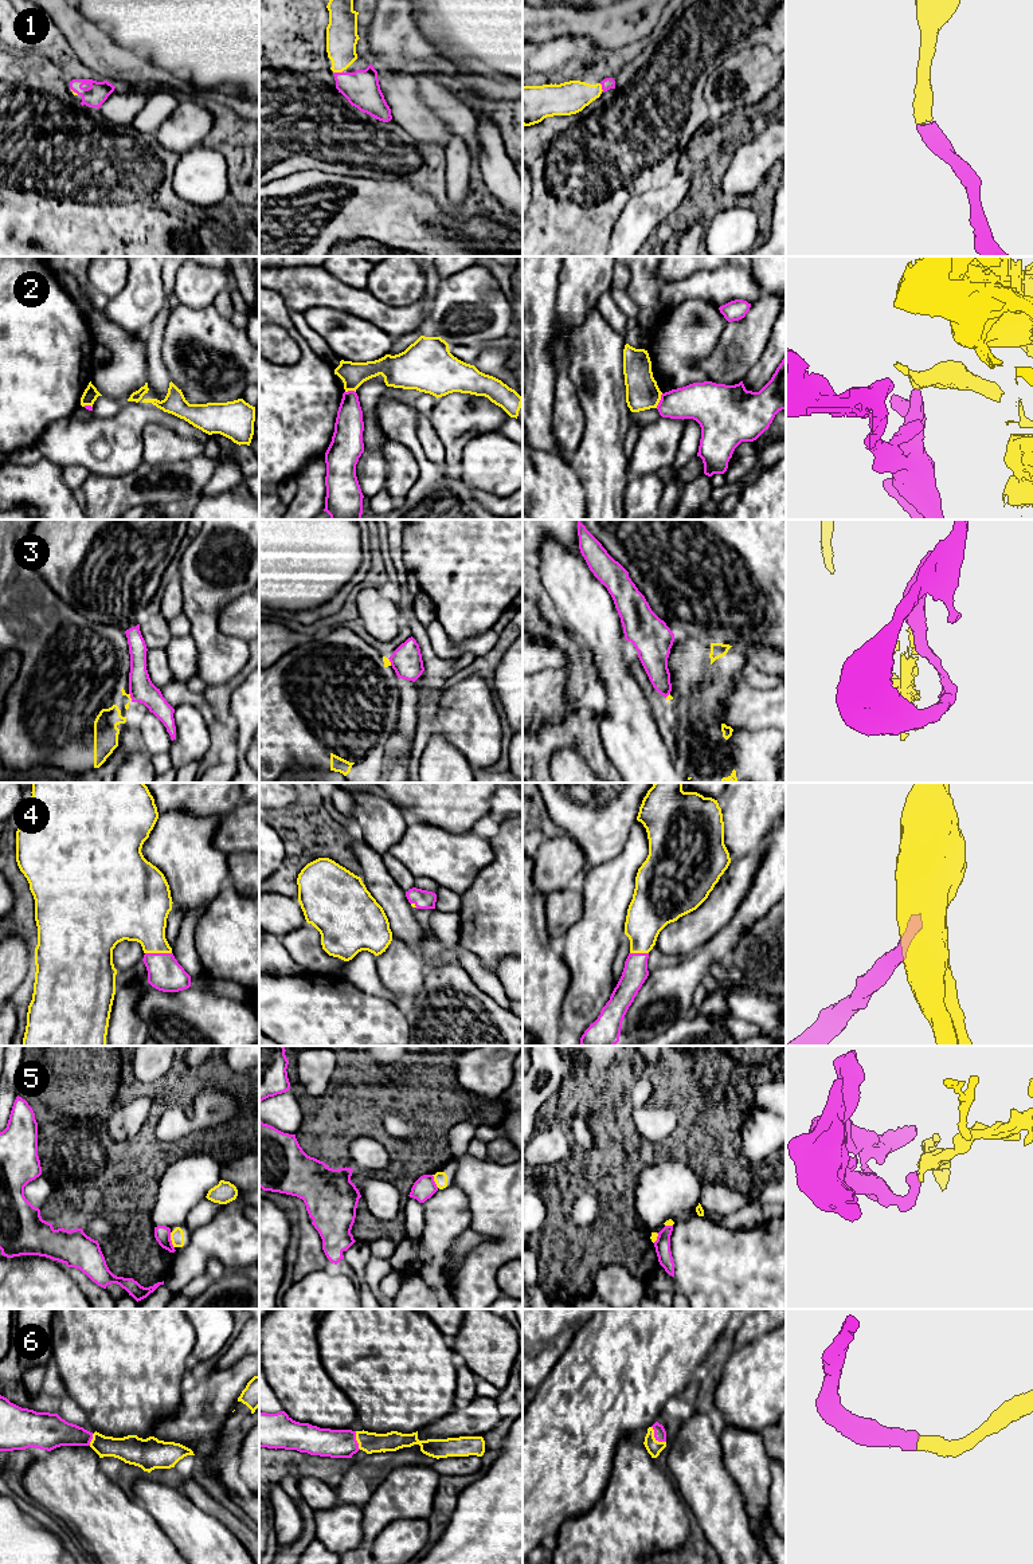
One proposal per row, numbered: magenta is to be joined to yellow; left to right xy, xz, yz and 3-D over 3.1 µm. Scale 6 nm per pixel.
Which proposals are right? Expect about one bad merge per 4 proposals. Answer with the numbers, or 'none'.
1, 4, 6

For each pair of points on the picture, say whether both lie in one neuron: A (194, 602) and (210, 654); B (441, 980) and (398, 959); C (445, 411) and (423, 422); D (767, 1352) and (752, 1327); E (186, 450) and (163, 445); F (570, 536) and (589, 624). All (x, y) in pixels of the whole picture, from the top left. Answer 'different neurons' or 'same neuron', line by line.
A: same neuron
B: different neurons
C: different neurons
D: different neurons
E: same neuron
F: different neurons

